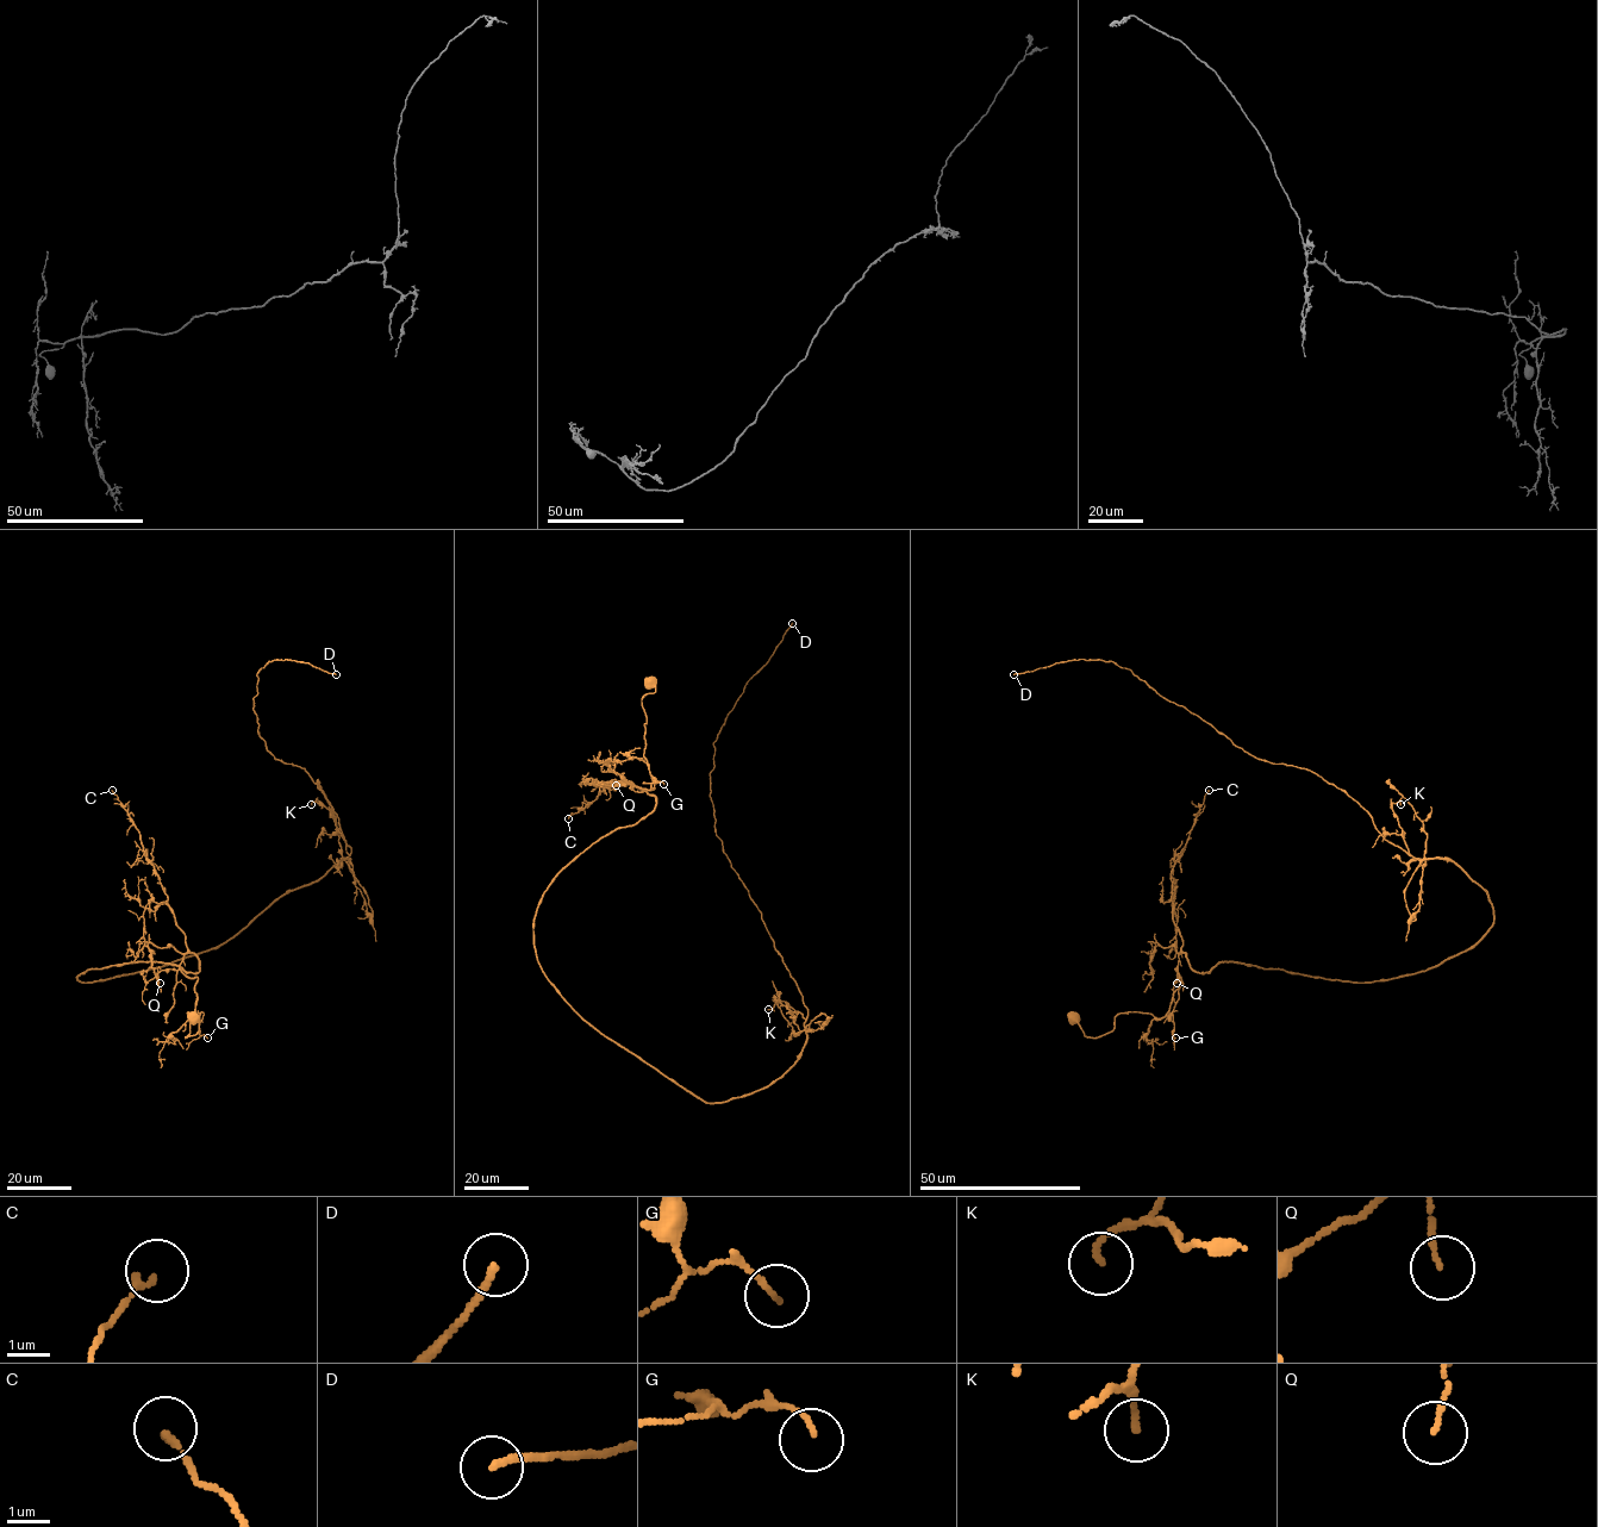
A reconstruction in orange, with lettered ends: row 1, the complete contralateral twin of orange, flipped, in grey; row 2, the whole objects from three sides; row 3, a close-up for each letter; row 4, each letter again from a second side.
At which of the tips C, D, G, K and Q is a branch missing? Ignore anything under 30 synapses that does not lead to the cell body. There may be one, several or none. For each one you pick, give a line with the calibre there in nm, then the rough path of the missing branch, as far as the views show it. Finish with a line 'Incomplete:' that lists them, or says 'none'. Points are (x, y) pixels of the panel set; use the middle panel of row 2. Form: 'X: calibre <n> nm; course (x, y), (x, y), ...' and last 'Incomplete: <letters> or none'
D: calibre 150 nm; course (792, 623), (801, 614), (800, 605), (809, 596), (788, 585), (799, 573), (794, 573)
Incomplete: D

